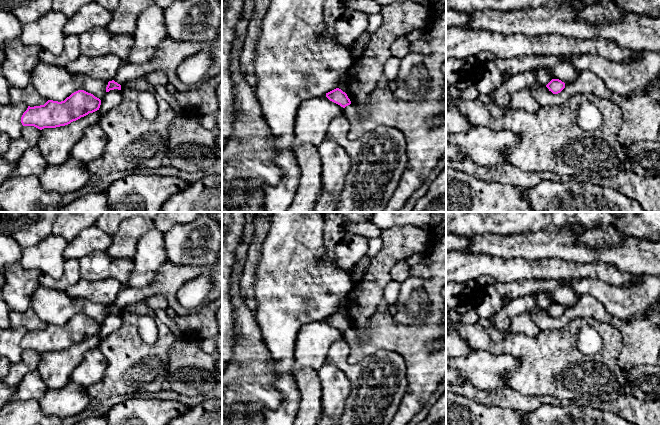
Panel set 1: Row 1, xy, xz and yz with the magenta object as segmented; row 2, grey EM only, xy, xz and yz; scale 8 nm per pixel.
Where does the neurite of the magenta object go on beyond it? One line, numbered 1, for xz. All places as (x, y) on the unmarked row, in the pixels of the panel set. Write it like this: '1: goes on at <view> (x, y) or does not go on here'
1: does not go on here

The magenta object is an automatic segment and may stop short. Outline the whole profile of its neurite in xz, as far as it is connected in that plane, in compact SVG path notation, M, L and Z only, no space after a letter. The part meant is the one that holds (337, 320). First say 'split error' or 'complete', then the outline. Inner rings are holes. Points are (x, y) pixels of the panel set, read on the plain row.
complete | M336 312L328 317L326 317L326 321L330 325L340 329L343 332L345 332L346 330L351 328L351 325L348 322L347 318L339 312Z

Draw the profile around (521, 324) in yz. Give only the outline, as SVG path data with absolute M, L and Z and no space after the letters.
M529 312L514 317L509 328L505 331L497 329L490 318L480 318L478 324L496 341L503 340L508 334L524 334L526 336L534 337L540 332L540 329L531 318Z

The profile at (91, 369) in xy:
M98 347L84 353L82 361L70 375L70 382L87 388L98 383L107 369L107 359Z

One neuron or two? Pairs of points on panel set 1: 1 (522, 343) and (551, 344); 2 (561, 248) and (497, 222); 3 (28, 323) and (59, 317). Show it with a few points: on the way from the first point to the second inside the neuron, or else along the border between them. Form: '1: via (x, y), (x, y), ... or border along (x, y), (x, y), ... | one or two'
1: via (529, 344), (544, 344) | one
2: border along (545, 228), (539, 231), (499, 235) | two
3: border along (30, 307), (47, 324) | two

